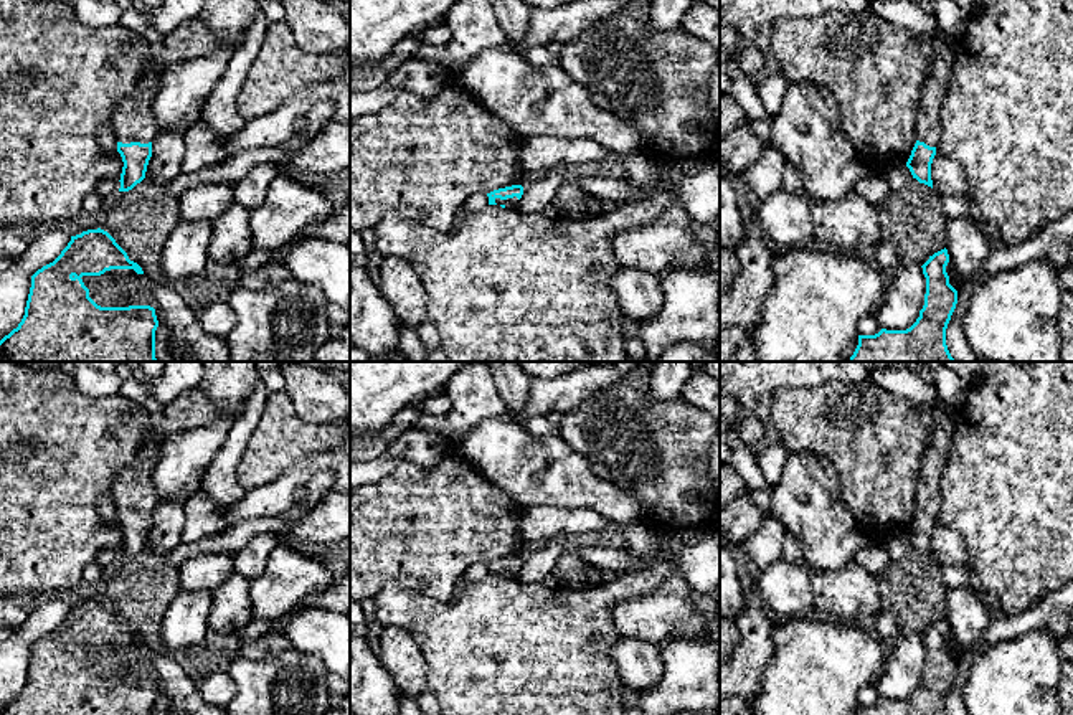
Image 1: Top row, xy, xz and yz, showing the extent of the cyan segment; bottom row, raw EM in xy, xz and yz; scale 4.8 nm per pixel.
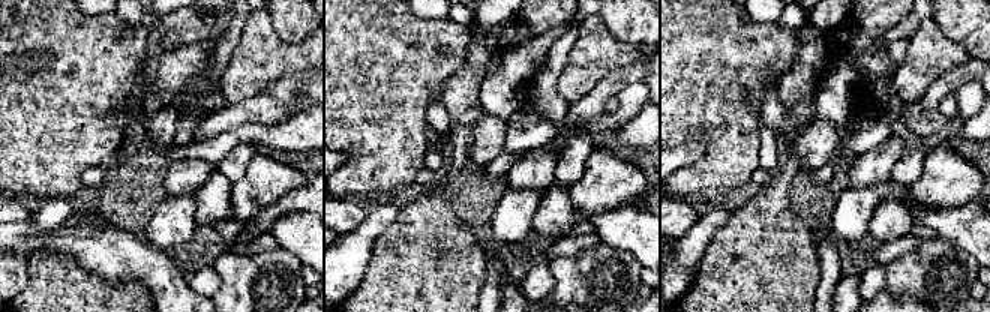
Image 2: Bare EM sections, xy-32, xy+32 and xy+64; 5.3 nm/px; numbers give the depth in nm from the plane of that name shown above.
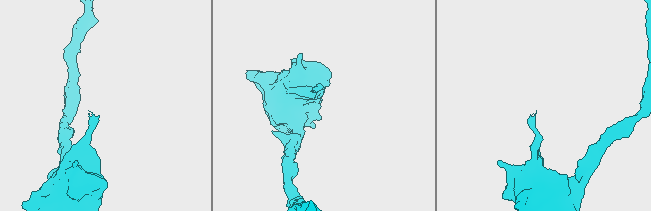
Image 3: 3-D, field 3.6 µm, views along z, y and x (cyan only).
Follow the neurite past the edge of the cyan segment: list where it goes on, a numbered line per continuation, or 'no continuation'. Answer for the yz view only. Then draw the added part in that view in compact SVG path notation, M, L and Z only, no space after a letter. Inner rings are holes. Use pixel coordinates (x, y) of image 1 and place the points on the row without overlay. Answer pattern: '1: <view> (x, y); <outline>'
1: yz (928, 497); M939 406L933 410L934 424L929 443L919 464L919 482L916 485L916 510L936 517L941 504L939 481L949 461L956 424L952 411Z

